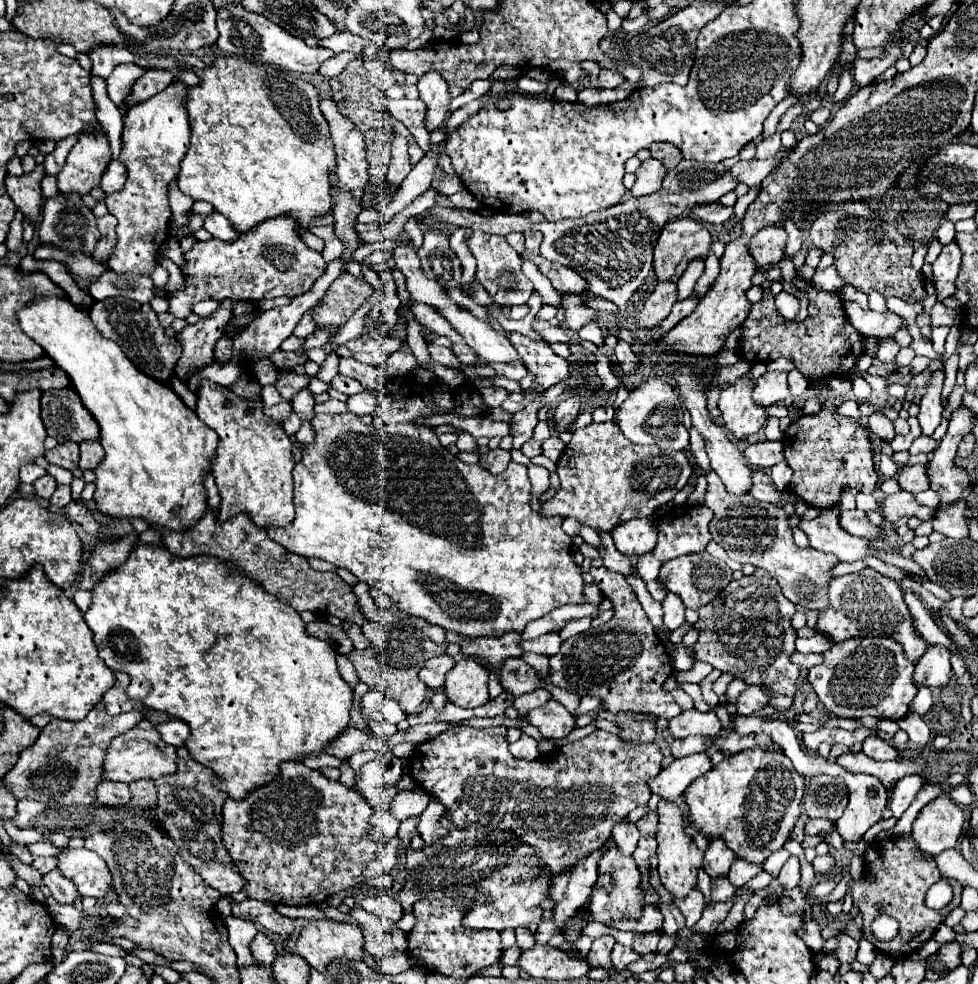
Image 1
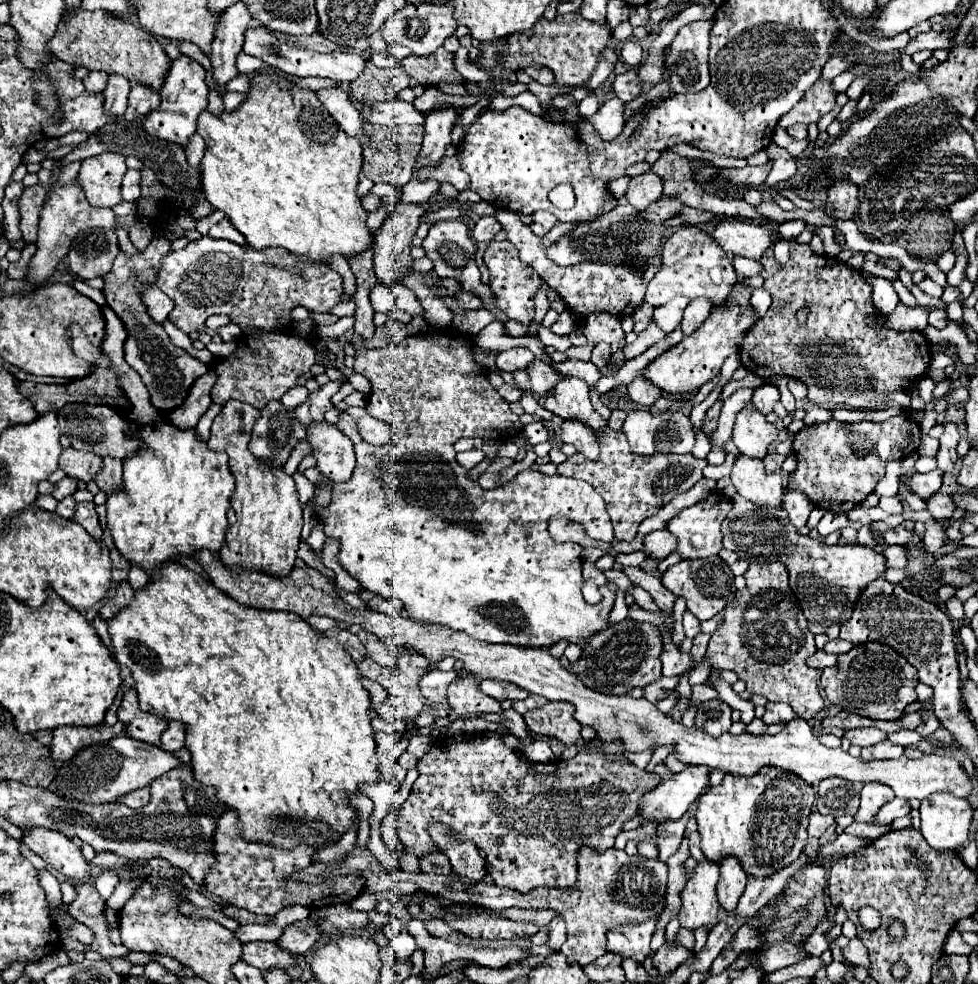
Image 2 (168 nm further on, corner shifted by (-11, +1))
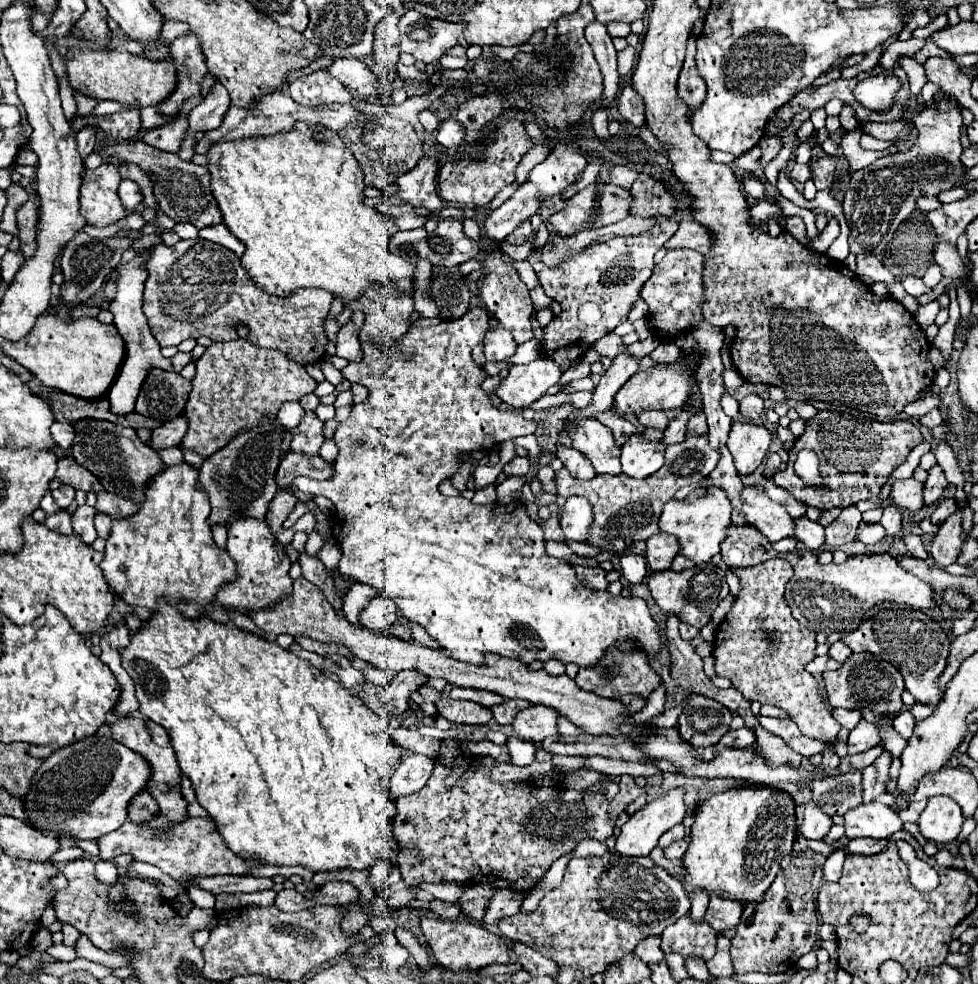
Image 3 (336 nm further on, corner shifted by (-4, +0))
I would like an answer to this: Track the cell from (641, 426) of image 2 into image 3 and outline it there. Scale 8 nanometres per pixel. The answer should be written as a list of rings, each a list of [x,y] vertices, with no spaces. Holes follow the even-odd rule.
[[[641,434],[631,436],[621,448],[623,474],[639,480],[649,478],[663,466],[663,452],[665,452],[663,442],[657,442],[657,444],[645,442]]]

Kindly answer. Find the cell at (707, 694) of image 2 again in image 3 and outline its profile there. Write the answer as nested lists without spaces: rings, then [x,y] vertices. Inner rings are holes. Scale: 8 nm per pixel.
[[[675,706],[675,708],[671,708],[671,710],[665,710],[663,714],[659,714],[659,716],[655,716],[649,724],[651,726],[661,726],[661,728],[671,728],[671,726],[675,726],[677,724],[677,714],[681,714],[681,706]]]

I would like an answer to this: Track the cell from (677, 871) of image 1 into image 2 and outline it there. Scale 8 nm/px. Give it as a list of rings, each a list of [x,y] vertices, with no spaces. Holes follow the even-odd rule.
[[[712,861],[698,863],[690,873],[684,889],[680,891],[682,907],[680,907],[680,925],[688,929],[698,929],[702,925],[714,927],[718,913],[716,899],[716,881],[718,881],[718,865]]]

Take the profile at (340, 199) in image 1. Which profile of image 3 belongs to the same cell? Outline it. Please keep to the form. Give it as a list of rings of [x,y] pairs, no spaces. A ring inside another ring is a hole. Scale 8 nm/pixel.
[[[357,312],[353,316],[353,322],[349,322],[349,326],[343,326],[337,334],[337,356],[339,358],[345,358],[349,362],[361,362],[361,356],[363,356],[363,350],[361,350],[361,344],[357,340],[357,334],[359,334],[359,326],[363,324],[363,314]]]

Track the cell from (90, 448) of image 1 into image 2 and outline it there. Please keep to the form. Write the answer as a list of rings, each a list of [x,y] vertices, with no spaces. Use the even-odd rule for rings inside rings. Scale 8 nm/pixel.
[[[104,457],[104,465],[96,475],[96,485],[106,495],[112,493],[112,489],[120,489],[120,477],[122,477],[122,461],[114,457]]]

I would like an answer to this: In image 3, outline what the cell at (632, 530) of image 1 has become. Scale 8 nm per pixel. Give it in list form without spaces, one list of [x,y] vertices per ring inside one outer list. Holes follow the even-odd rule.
[[[657,534],[647,542],[647,564],[651,572],[663,572],[671,568],[673,558],[679,554],[679,542],[671,534]]]

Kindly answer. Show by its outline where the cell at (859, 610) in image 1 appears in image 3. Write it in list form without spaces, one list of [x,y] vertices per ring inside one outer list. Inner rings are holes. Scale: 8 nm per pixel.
[[[865,620],[855,632],[849,632],[843,636],[843,642],[853,652],[869,652],[883,656],[889,664],[893,664],[903,680],[905,688],[915,696],[917,702],[937,706],[941,698],[941,690],[935,688],[935,680],[941,676],[947,664],[949,654],[949,640],[943,628],[935,620]]]

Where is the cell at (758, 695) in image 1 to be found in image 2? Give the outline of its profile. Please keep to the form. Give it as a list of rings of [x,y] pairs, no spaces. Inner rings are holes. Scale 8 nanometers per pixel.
[[[768,701],[768,703],[766,703],[766,713],[764,713],[762,721],[764,721],[766,725],[770,725],[770,723],[788,723],[788,721],[794,719],[794,717],[796,717],[796,713],[792,711],[790,705]]]

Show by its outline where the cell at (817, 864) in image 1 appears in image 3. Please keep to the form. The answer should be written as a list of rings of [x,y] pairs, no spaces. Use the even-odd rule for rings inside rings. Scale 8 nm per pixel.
[[[855,838],[849,842],[847,846],[847,852],[849,854],[865,854],[865,856],[873,856],[873,854],[879,854],[887,848],[887,838],[883,840],[875,840],[875,838]]]

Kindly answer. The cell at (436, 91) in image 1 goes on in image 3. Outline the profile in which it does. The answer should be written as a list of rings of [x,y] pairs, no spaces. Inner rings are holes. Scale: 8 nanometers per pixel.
[[[423,156],[413,170],[405,172],[397,180],[399,184],[397,198],[401,198],[405,204],[427,208],[431,214],[437,212],[443,204],[437,194],[437,170],[439,170],[437,160]]]

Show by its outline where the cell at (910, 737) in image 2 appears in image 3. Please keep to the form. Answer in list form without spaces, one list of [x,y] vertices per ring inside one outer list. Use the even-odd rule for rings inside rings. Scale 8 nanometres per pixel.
[[[837,708],[832,711],[832,715],[842,727],[848,730],[852,730],[862,719],[858,710]]]

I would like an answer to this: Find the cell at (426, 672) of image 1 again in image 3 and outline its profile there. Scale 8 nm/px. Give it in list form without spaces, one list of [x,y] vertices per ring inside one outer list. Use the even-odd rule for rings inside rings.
[[[421,686],[417,688],[413,694],[411,694],[411,700],[419,706],[419,710],[423,710],[427,716],[433,716],[437,714],[435,710],[435,700],[439,700],[441,694],[435,692],[433,688],[427,688],[427,686]]]

